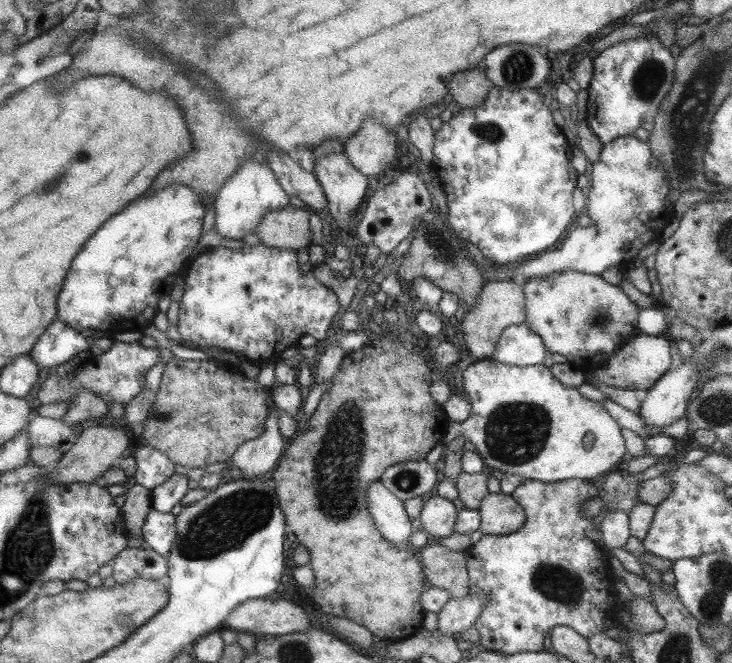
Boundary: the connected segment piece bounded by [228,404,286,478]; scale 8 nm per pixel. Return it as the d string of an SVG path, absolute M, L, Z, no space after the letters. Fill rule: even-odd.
M272 404L272 412L267 414L262 434L239 446L231 455L228 466L235 466L246 478L271 470L286 447L283 435L278 430L278 422L278 410Z

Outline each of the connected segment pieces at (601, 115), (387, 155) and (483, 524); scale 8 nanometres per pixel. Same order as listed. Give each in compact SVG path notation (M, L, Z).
M655 34L635 37L617 42L601 51L593 59L592 70L593 75L587 88L587 110L583 119L603 146L615 139L634 136L634 130L643 118L647 116L655 118L661 100L673 83L673 56Z
M367 120L355 135L343 143L342 152L353 168L367 176L377 177L395 158L395 135L377 120Z
M488 493L482 498L477 510L481 533L503 536L518 531L525 523L522 505L511 495Z

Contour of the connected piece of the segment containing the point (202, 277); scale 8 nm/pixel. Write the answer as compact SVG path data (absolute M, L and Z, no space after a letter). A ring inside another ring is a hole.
M259 243L256 246L242 245L239 248L228 248L223 246L213 246L208 250L205 250L203 254L199 254L189 264L187 276L185 276L185 287L183 295L179 304L179 311L177 316L177 331L179 337L181 337L181 345L189 347L205 347L205 348L217 348L222 352L226 352L226 357L229 359L242 358L251 364L261 366L263 363L277 359L279 354L288 347L292 347L294 343L298 343L300 337L303 335L309 335L314 339L321 340L325 338L325 332L339 308L337 300L329 294L329 290L315 280L311 270L309 272L302 272L299 269L297 263L297 255L294 249L275 248L265 246L263 243Z

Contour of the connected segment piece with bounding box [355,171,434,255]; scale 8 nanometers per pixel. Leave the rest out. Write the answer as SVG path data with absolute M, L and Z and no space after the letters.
M401 171L383 188L375 190L366 200L363 216L357 224L355 236L365 245L377 246L383 254L390 253L413 229L415 219L421 219L433 211L425 182L415 172Z

